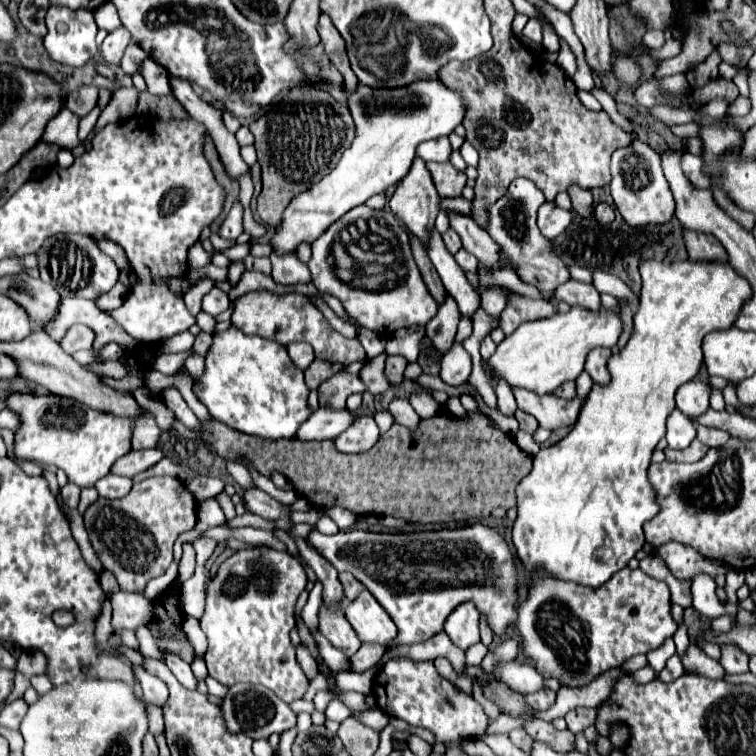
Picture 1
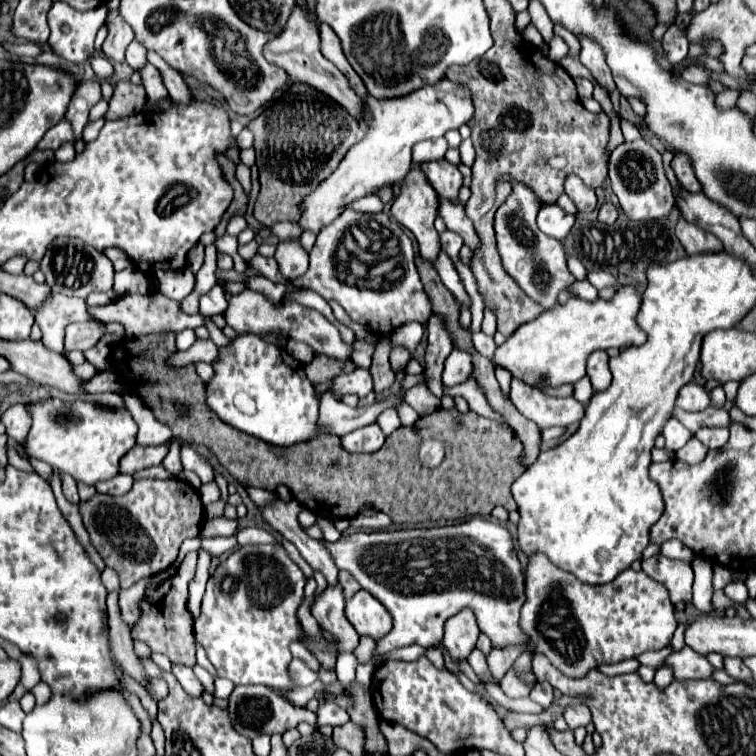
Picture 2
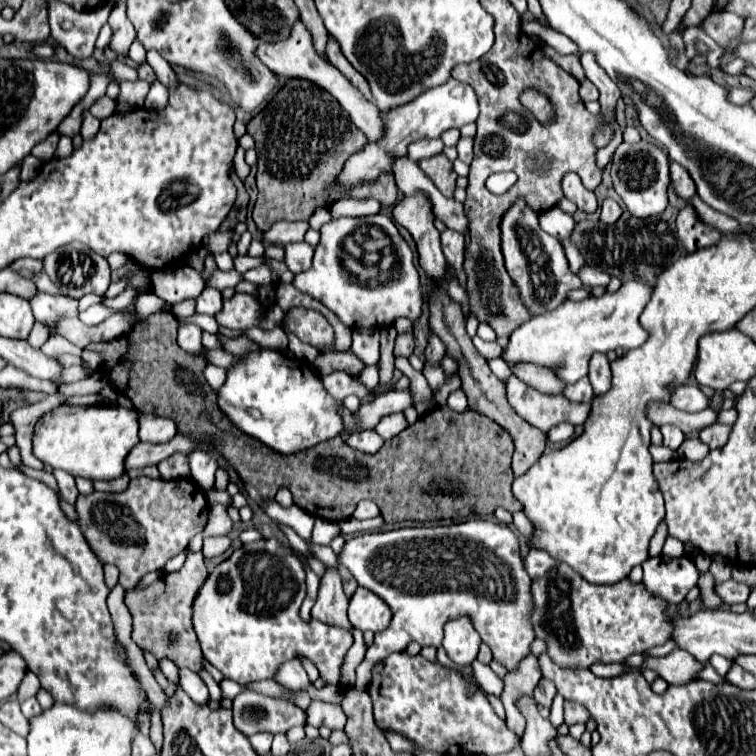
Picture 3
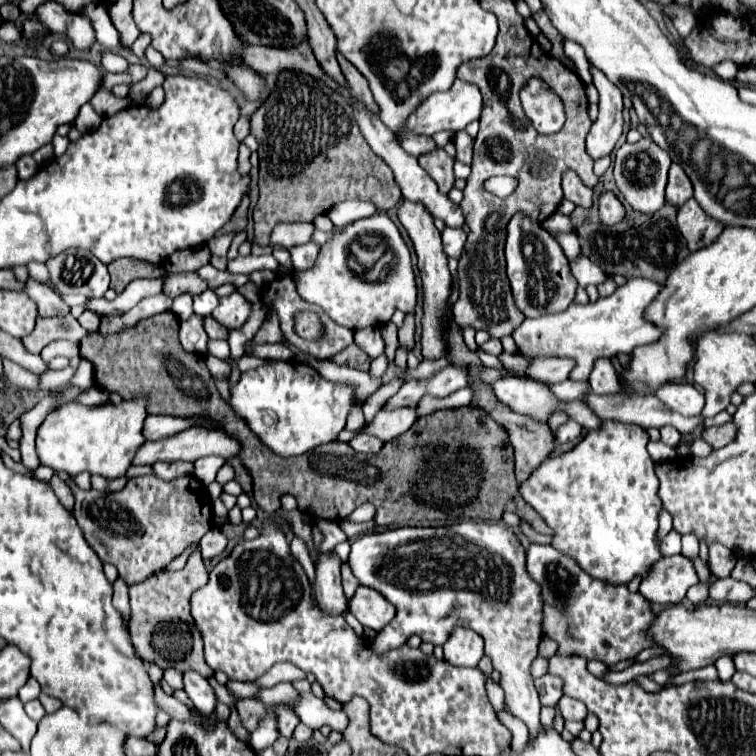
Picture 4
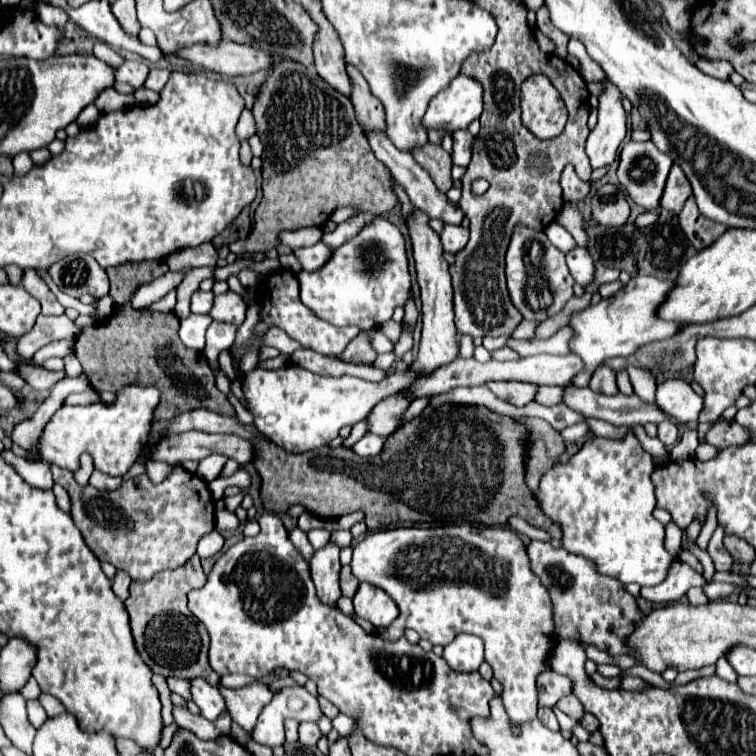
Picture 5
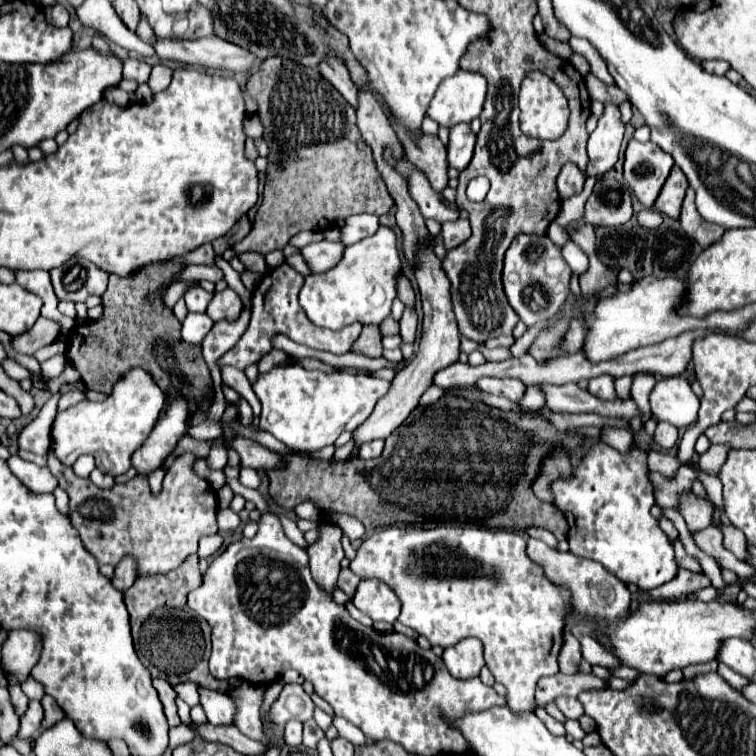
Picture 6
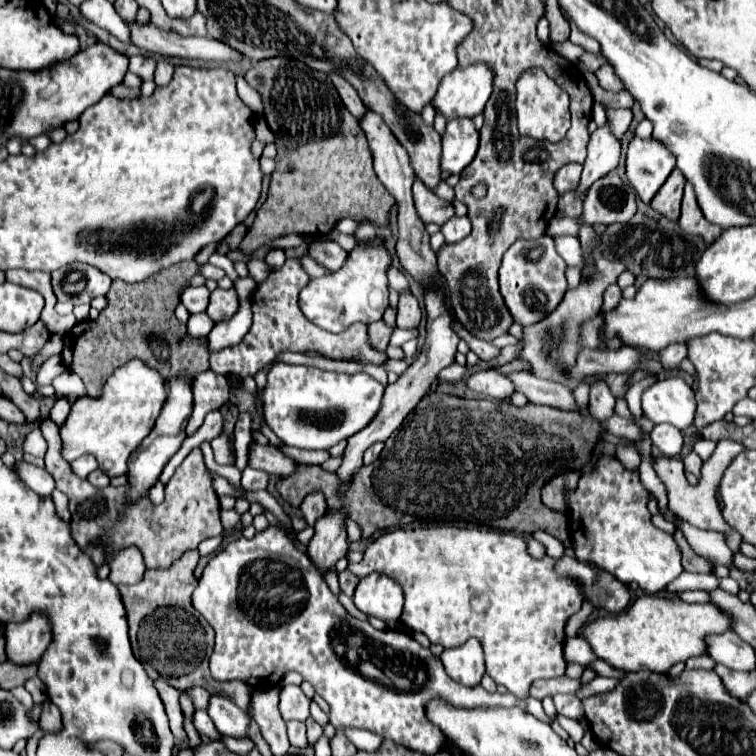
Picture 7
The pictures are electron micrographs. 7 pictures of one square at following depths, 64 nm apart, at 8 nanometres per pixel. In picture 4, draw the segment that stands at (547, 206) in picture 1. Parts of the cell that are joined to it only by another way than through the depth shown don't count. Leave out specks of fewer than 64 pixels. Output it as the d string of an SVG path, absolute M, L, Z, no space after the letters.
M554 212L550 218L546 218L544 222L540 222L540 226L552 234L556 232L570 232L572 230L572 222L570 222L570 216L566 214L560 214L560 212Z

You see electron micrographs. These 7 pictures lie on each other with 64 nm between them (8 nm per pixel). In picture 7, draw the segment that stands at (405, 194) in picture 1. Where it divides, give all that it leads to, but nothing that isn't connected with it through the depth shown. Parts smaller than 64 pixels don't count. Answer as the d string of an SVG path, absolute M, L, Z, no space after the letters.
M422 282L420 284L420 288L424 292L424 308L426 308L426 342L424 342L422 350L418 352L414 362L406 368L406 372L394 384L388 384L384 398L382 398L382 404L380 404L380 410L372 418L372 422L348 438L348 446L344 450L344 462L338 468L338 476L342 478L342 490L350 482L350 476L356 472L356 468L360 468L364 450L378 440L388 440L390 434L404 422L404 418L418 406L418 402L424 398L424 392L430 390L430 384L436 380L436 374L442 368L454 364L456 346L458 346L460 338L456 336L456 332L452 328L454 322L452 322L452 314L448 310L448 306L446 306L446 294L434 286L436 286L436 282Z

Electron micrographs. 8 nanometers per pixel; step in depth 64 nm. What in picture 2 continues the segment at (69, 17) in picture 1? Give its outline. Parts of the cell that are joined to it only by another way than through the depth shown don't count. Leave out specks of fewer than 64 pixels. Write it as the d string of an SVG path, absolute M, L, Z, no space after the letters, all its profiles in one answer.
M52 4L48 12L48 46L60 58L80 64L94 54L94 38L106 20L106 8L77 11L68 4Z

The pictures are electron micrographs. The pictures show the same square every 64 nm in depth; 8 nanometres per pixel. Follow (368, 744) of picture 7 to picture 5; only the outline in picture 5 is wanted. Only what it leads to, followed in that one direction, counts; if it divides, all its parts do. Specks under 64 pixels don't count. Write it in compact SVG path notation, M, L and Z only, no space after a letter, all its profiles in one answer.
M338 714L336 718L332 718L332 726L338 730L340 736L348 736L350 730L352 730L352 718L346 716L346 714Z

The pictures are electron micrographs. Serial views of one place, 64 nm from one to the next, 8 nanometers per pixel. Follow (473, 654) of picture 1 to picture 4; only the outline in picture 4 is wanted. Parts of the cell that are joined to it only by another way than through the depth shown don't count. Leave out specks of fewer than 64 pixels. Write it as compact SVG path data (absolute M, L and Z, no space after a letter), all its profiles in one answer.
M484 674L484 676L486 676L486 688L488 688L490 704L494 706L494 710L502 710L502 692L500 692L500 682L494 682L490 674Z

